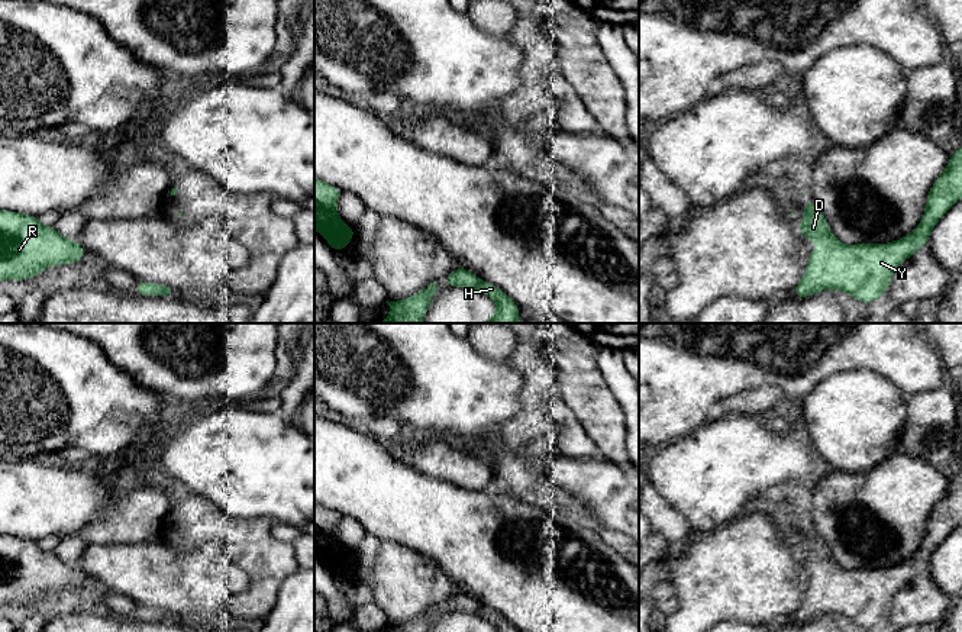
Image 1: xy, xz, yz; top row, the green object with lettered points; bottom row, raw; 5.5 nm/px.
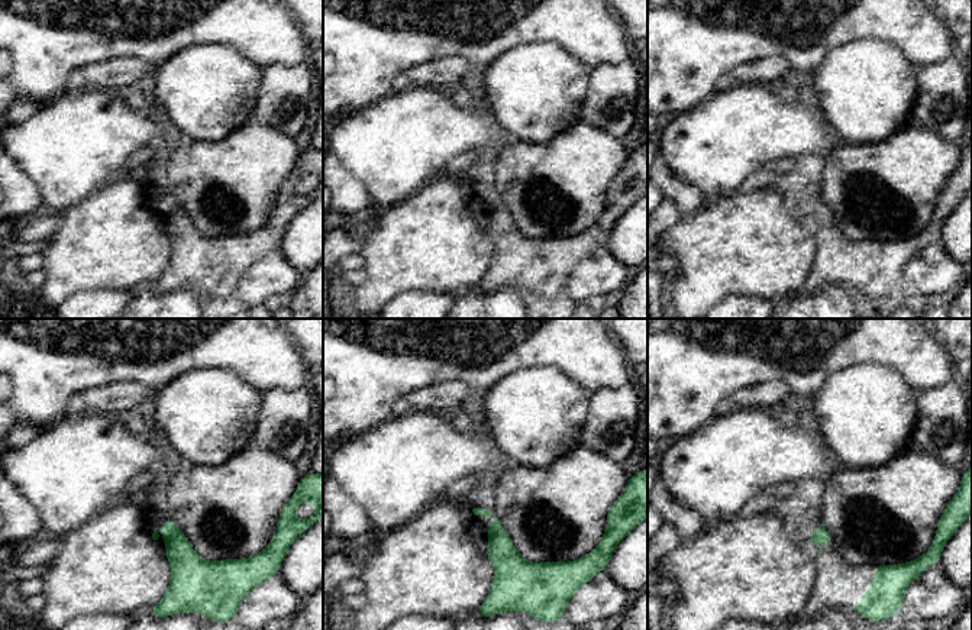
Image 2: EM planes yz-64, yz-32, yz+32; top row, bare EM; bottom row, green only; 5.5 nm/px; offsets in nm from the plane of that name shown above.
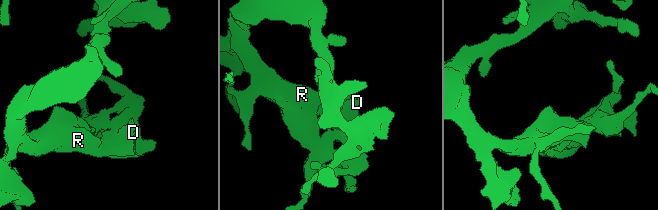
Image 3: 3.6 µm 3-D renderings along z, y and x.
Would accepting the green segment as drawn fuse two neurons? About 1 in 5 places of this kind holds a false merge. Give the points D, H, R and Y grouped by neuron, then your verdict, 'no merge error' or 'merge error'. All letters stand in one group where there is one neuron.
D H R Y; no merge error

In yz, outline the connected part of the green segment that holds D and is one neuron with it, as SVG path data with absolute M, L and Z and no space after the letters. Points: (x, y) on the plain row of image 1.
M962 471L949 480L946 494L930 512L917 552L897 565L845 570L835 562L814 525L806 526L801 533L804 545L795 554L817 573L810 577L792 620L804 623L836 613L861 629L878 625L888 616L894 596L929 567L934 549L961 522Z

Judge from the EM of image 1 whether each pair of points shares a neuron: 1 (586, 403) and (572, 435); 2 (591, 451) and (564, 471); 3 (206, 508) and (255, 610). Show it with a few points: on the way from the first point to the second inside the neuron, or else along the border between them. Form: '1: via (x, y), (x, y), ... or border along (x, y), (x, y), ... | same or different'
1: border along (561, 397), (581, 425), (584, 434), (597, 448) | different
2: border along (559, 451), (572, 457), (604, 460) | different
3: via (233, 526), (258, 554), (258, 583) | same

